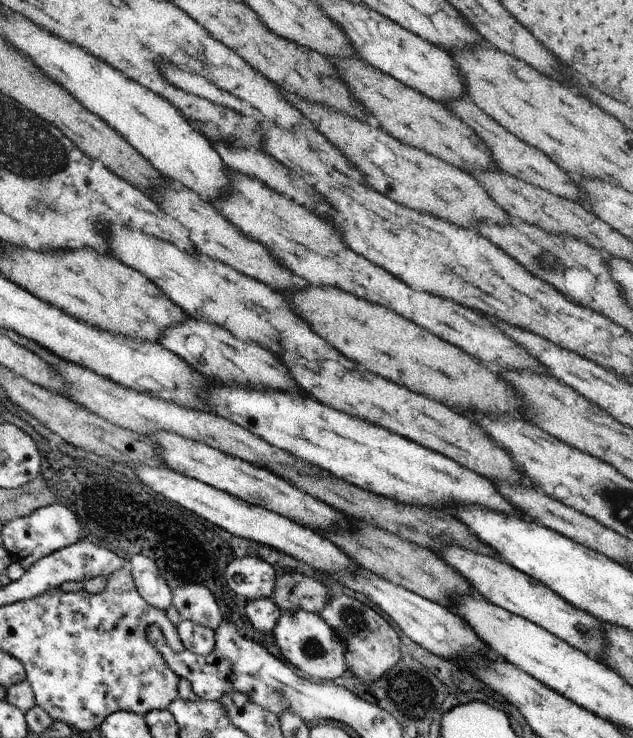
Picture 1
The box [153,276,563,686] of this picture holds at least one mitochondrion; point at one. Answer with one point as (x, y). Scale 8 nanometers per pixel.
(354, 622)

